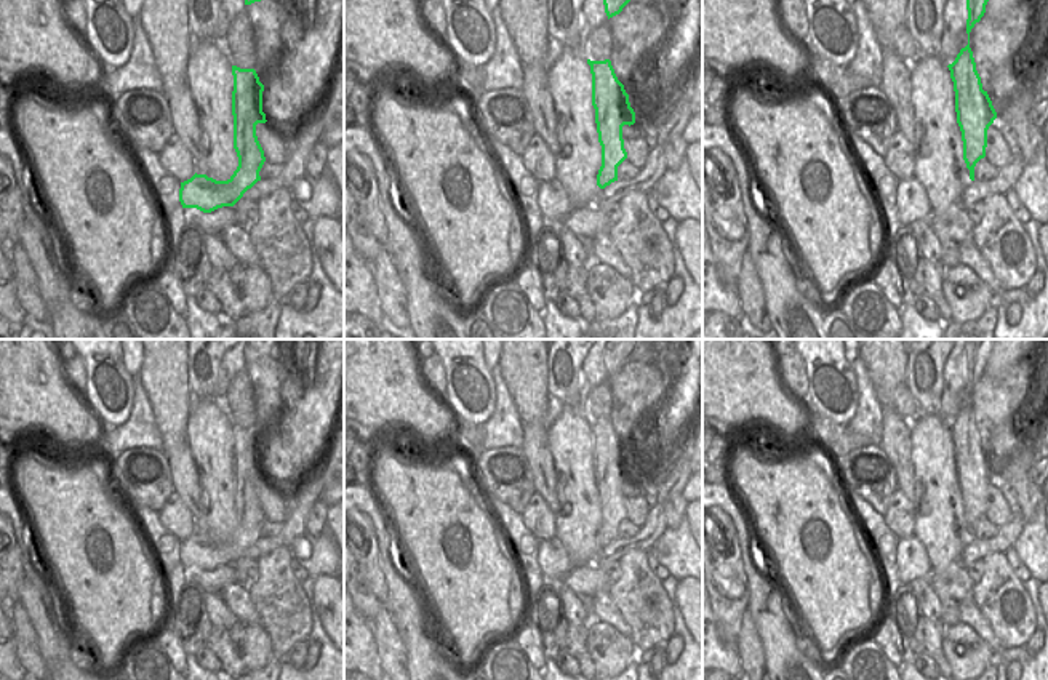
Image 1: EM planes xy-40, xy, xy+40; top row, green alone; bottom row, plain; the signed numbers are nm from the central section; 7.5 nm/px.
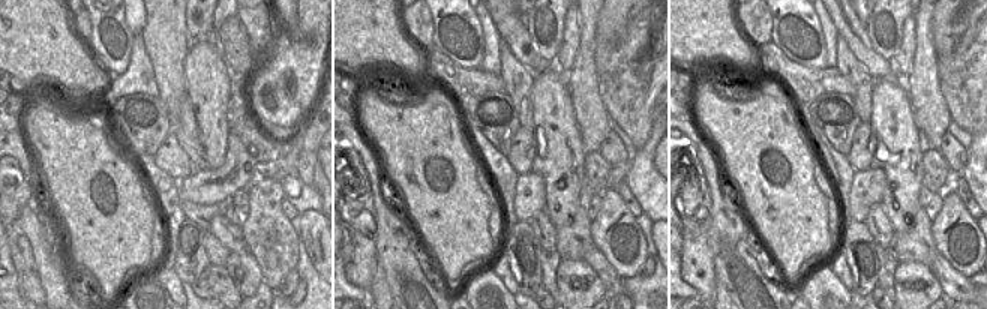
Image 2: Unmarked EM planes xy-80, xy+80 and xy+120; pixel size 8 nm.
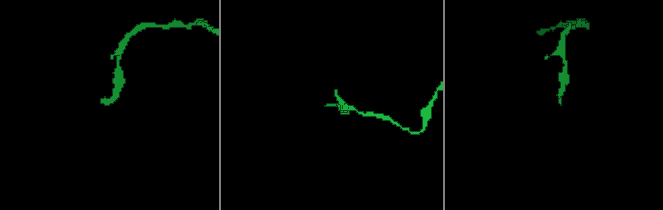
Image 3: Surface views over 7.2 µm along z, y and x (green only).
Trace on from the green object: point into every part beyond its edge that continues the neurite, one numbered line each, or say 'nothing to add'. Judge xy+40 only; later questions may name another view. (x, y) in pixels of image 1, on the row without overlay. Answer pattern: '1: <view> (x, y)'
nothing to add

